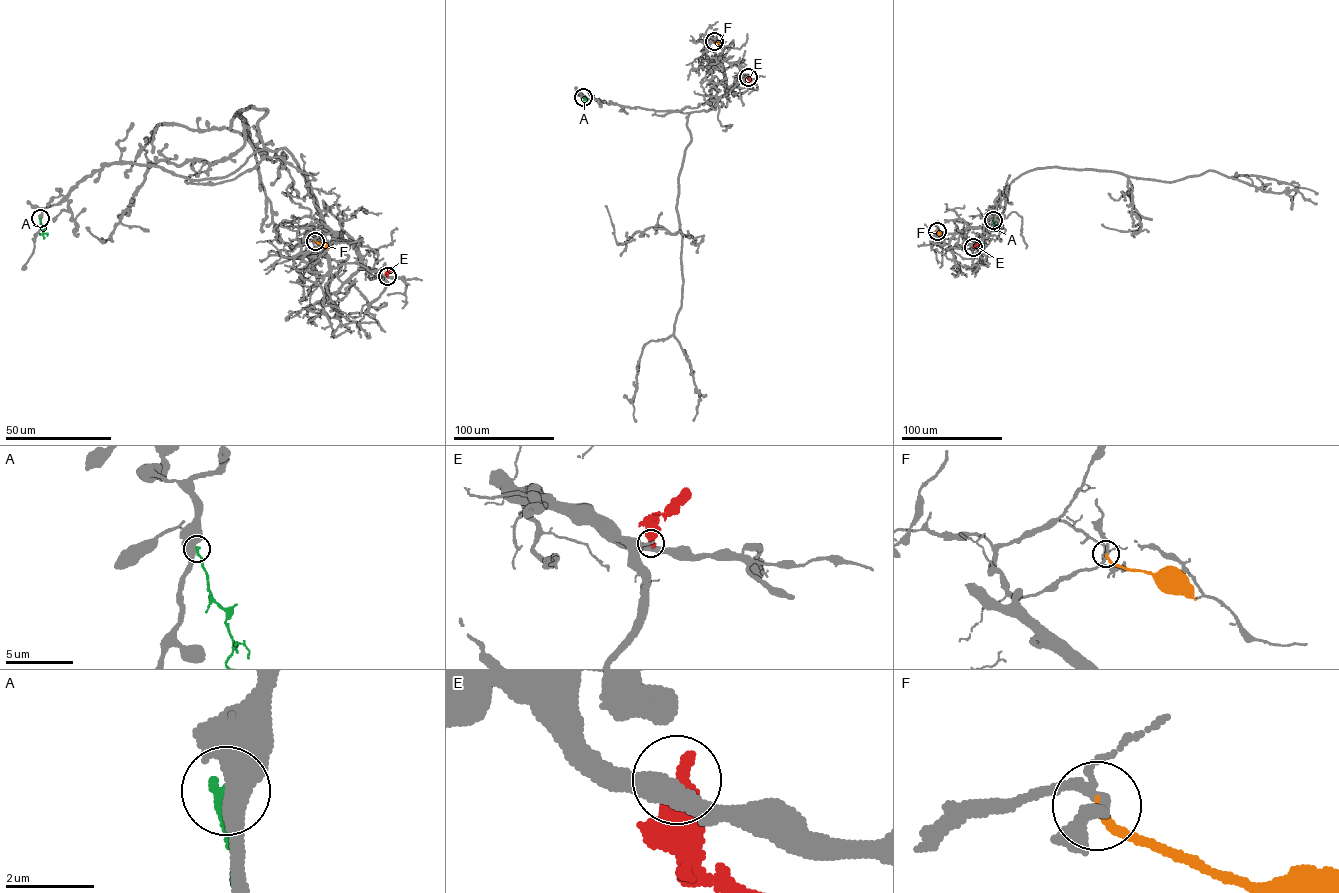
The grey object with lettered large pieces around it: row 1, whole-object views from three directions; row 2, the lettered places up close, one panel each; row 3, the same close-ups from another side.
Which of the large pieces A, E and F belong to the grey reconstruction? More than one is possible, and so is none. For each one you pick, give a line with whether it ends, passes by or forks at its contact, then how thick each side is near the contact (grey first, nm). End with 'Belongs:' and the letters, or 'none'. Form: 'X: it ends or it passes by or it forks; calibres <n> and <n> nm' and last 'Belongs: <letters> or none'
Belongs: none

